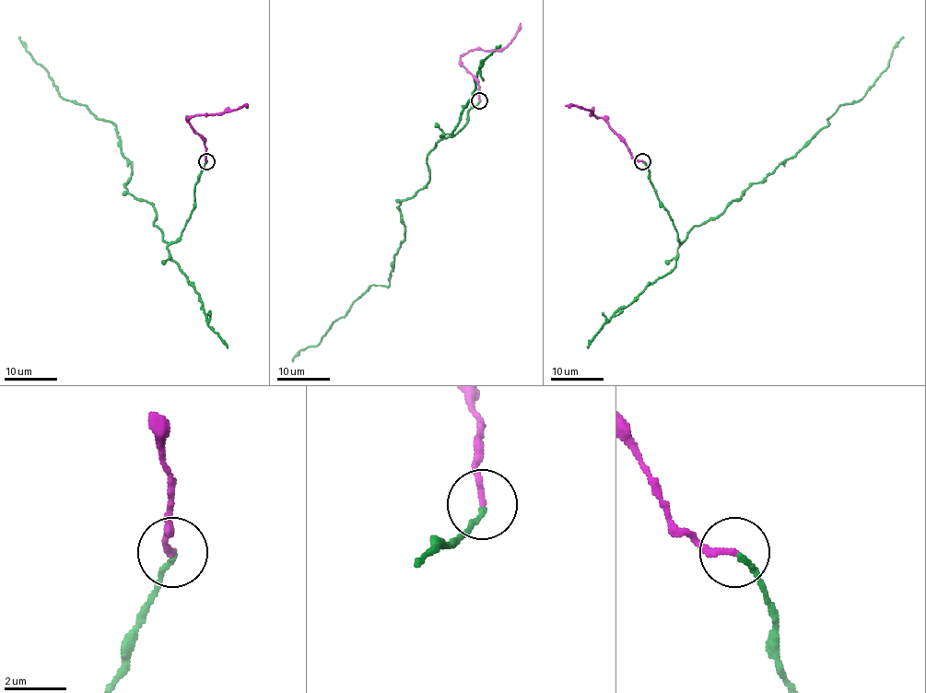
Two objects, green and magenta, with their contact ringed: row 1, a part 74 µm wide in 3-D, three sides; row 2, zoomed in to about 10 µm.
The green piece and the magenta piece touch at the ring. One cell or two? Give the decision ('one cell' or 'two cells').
one cell

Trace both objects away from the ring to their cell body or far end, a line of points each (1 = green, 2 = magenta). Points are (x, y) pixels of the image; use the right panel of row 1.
1: (642, 160), (682, 242), (794, 156), (842, 104), (860, 100), (903, 37)
2: (642, 160), (638, 160), (631, 154), (605, 121), (576, 105), (565, 105)

